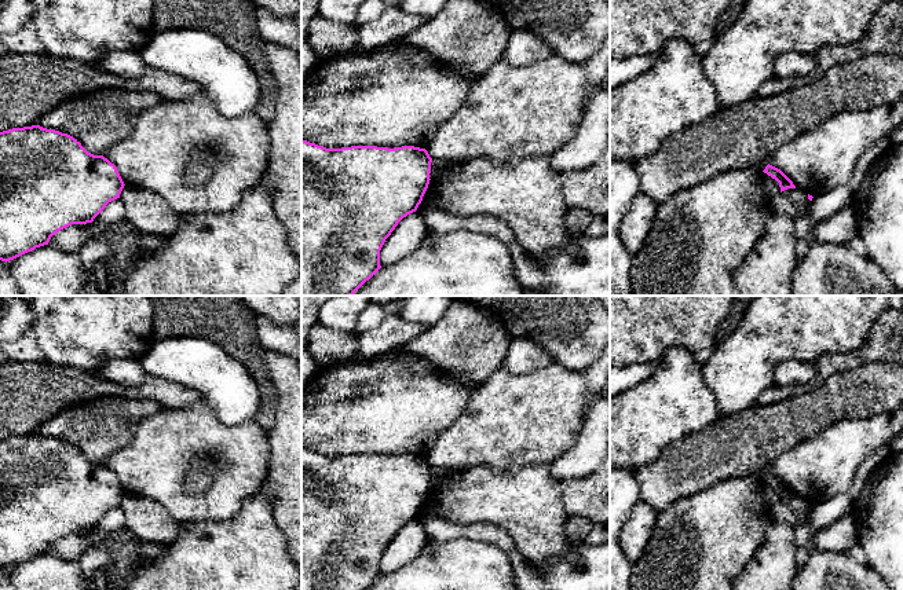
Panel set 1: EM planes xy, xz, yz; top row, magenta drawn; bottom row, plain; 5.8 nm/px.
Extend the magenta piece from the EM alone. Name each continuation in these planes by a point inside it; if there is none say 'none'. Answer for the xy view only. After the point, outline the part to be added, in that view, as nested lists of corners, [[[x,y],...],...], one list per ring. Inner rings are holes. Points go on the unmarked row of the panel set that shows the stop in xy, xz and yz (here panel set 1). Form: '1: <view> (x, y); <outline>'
none

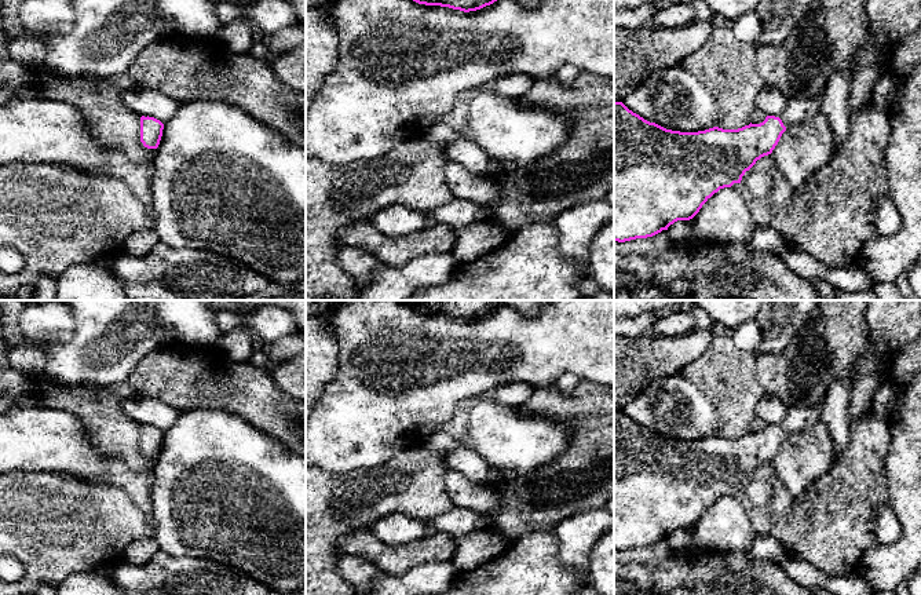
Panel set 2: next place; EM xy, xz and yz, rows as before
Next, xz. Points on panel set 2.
none

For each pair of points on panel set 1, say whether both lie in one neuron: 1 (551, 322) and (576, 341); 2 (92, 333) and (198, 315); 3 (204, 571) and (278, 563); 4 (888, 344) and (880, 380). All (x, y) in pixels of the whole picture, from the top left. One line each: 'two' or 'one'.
1: one
2: two
3: one
4: two

